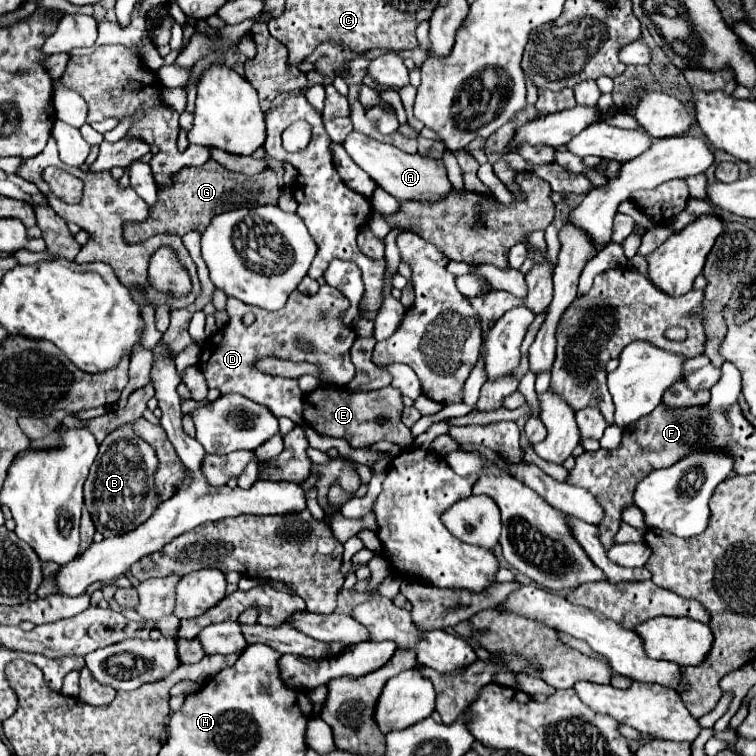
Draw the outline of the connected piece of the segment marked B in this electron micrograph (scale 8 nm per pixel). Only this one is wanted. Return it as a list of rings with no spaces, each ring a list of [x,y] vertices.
[[[123,425],[115,429],[99,447],[99,455],[89,471],[89,481],[85,483],[85,507],[95,523],[95,529],[103,533],[103,537],[125,533],[145,523],[159,495],[155,491],[153,475],[157,469],[157,455],[143,439],[139,439],[131,425]]]

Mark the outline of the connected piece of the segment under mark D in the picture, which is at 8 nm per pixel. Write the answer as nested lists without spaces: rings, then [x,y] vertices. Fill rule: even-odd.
[[[321,285],[319,293],[313,297],[305,297],[299,291],[293,291],[287,299],[287,305],[277,313],[249,307],[237,299],[227,299],[225,311],[229,313],[229,323],[207,339],[202,347],[200,367],[202,366],[208,388],[218,389],[221,394],[241,393],[251,401],[269,407],[277,417],[289,417],[296,424],[304,423],[303,398],[300,396],[298,381],[261,374],[255,369],[255,361],[267,355],[291,361],[307,361],[319,367],[321,379],[335,385],[347,385],[355,377],[355,365],[351,363],[349,351],[353,341],[357,339],[351,327],[341,327],[339,313],[347,307],[347,297],[329,285]],[[247,311],[253,311],[257,317],[249,327],[241,321],[243,313]],[[297,337],[311,341],[313,351],[301,351],[297,347]]]

